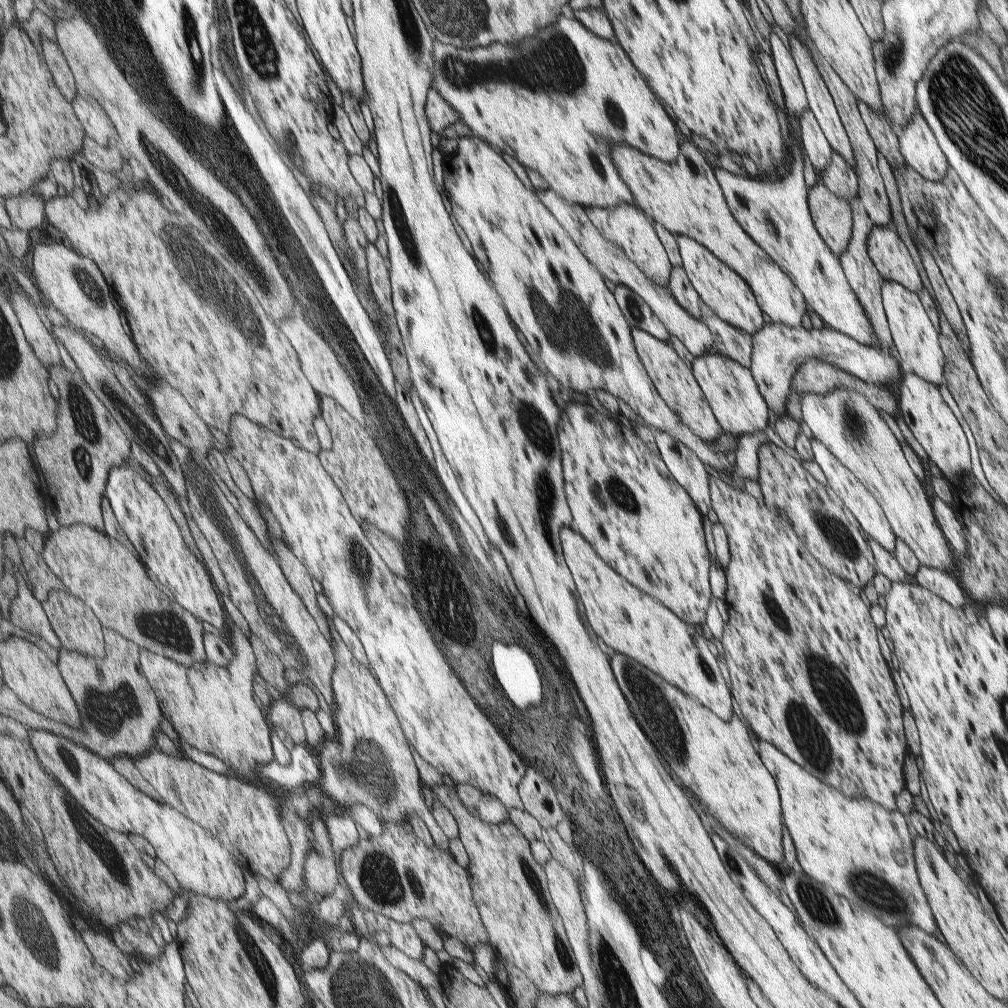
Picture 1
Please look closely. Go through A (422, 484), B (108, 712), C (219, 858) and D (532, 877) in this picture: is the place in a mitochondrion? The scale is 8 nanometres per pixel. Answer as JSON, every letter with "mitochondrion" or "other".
{"A":"other","B":"mitochondrion","C":"other","D":"mitochondrion"}

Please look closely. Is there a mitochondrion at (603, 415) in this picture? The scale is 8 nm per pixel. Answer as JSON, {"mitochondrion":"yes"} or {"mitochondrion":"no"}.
{"mitochondrion":"no"}

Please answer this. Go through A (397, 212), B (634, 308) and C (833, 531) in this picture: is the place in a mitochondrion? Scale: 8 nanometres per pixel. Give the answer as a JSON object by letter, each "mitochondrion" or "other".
{"A":"mitochondrion","B":"mitochondrion","C":"mitochondrion"}

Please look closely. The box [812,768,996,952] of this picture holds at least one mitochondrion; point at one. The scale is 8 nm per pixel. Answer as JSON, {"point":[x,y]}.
{"point":[881,896]}

